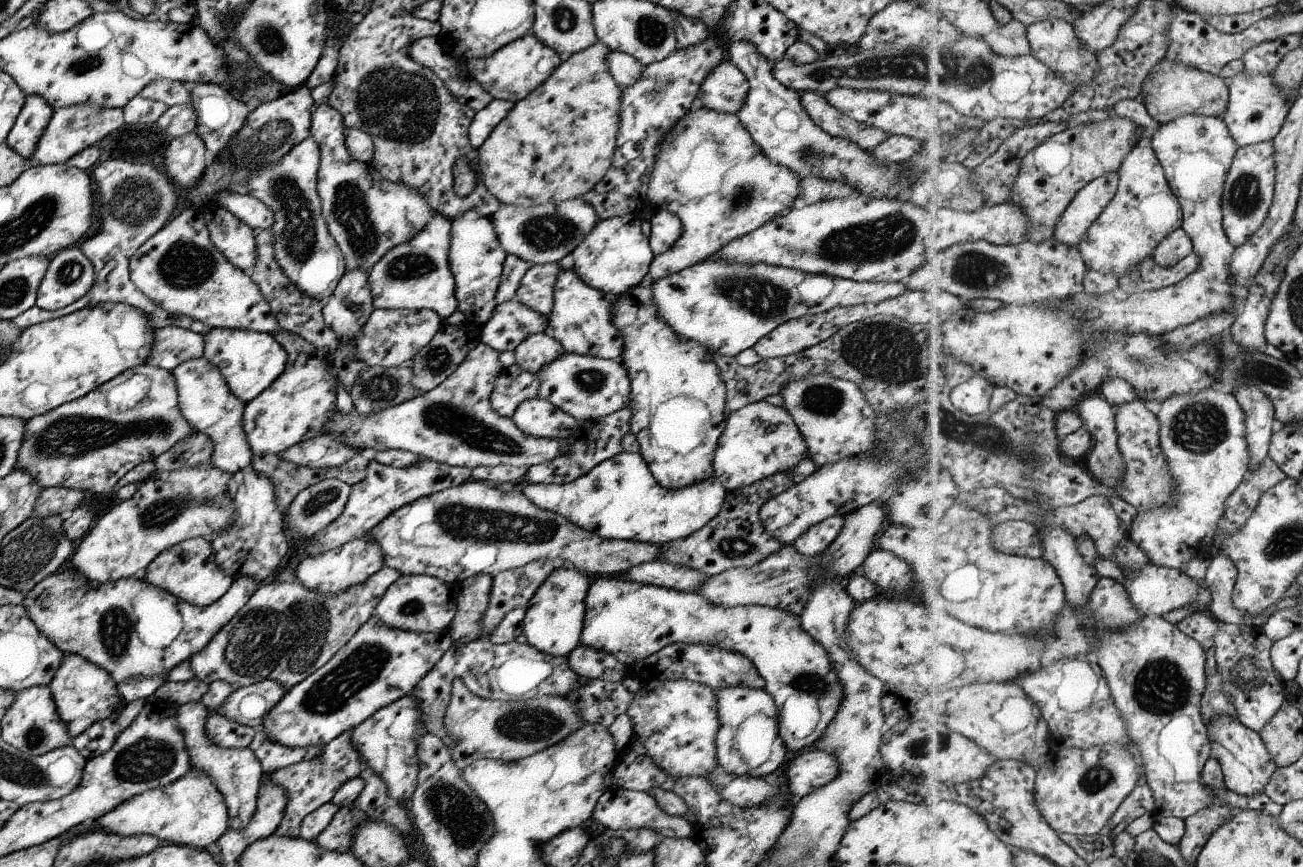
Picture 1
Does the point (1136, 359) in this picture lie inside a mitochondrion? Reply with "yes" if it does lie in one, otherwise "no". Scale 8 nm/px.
yes

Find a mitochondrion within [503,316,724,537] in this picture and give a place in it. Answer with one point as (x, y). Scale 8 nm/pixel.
(590, 378)

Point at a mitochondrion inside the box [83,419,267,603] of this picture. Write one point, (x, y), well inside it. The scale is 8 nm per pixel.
(161, 514)

